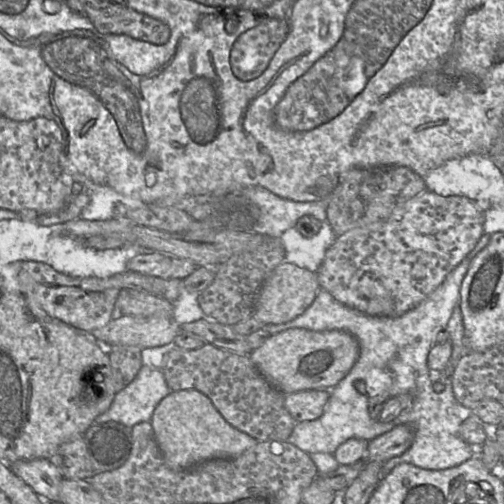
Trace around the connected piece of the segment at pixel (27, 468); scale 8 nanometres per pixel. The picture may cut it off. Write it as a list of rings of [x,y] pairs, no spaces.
[[[45,458],[18,460],[8,465],[38,496],[60,501],[60,486],[66,478],[51,460]]]

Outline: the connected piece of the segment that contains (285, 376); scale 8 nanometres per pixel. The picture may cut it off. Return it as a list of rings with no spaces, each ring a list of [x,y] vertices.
[[[291,328],[271,335],[249,358],[275,388],[284,394],[336,386],[347,376],[360,356],[360,346],[352,334],[339,331],[313,331]]]

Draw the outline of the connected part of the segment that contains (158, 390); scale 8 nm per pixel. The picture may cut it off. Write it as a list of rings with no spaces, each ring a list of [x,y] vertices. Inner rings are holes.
[[[143,365],[134,380],[116,394],[110,408],[94,423],[117,422],[132,428],[140,422],[148,422],[159,402],[171,392],[162,370]]]

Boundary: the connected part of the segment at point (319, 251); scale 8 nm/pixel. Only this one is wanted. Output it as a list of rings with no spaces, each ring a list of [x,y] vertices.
[[[325,220],[321,223],[319,232],[312,238],[303,237],[295,227],[285,230],[278,238],[285,249],[285,263],[317,273],[326,251],[333,245],[337,236],[328,220]]]

